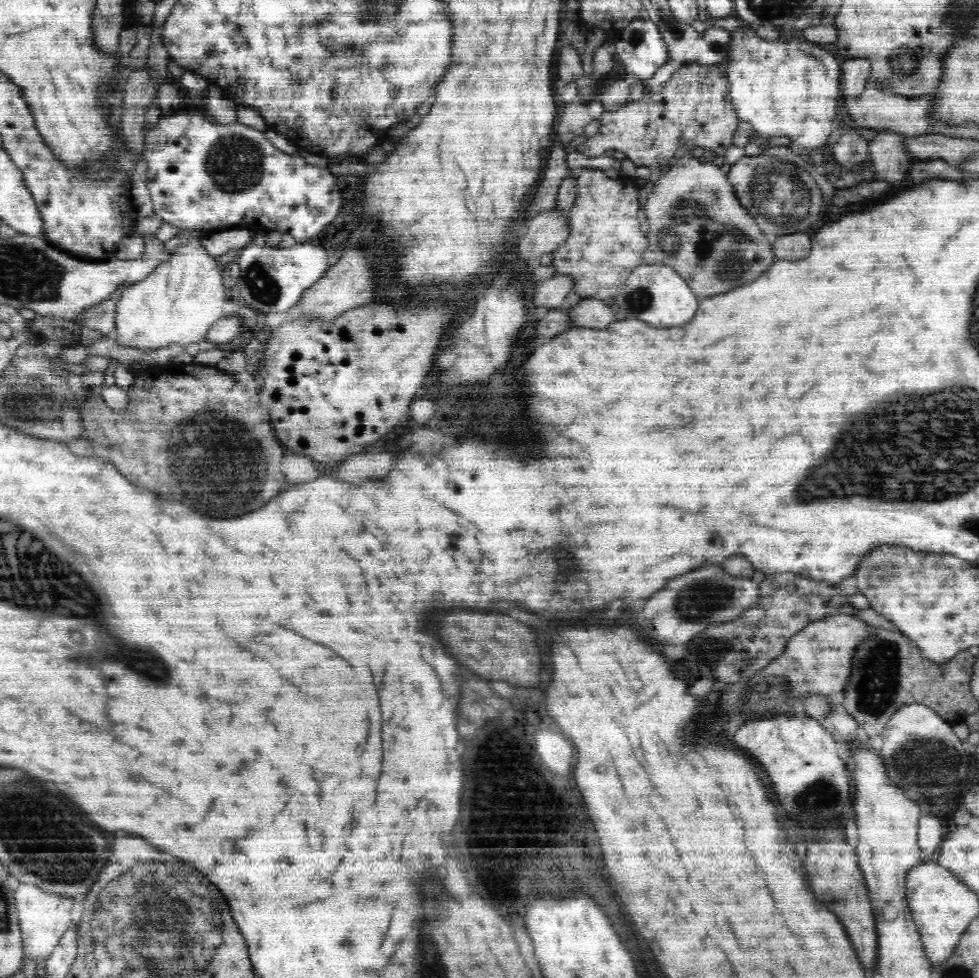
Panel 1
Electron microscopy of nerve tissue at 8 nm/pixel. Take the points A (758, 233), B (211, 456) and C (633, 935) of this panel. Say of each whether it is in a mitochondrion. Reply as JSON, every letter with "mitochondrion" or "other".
{"A":"mitochondrion","B":"mitochondrion","C":"other"}

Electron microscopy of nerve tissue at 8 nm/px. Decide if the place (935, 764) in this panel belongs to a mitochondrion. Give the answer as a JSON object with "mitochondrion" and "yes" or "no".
{"mitochondrion":"yes"}

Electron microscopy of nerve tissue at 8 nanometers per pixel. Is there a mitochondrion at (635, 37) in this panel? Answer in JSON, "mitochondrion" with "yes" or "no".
{"mitochondrion":"yes"}

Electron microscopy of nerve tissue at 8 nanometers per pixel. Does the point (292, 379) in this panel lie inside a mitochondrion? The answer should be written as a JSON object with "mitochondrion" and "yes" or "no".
{"mitochondrion":"no"}

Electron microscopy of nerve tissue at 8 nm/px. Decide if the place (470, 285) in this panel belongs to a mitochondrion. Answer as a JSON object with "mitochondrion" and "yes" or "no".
{"mitochondrion":"no"}

